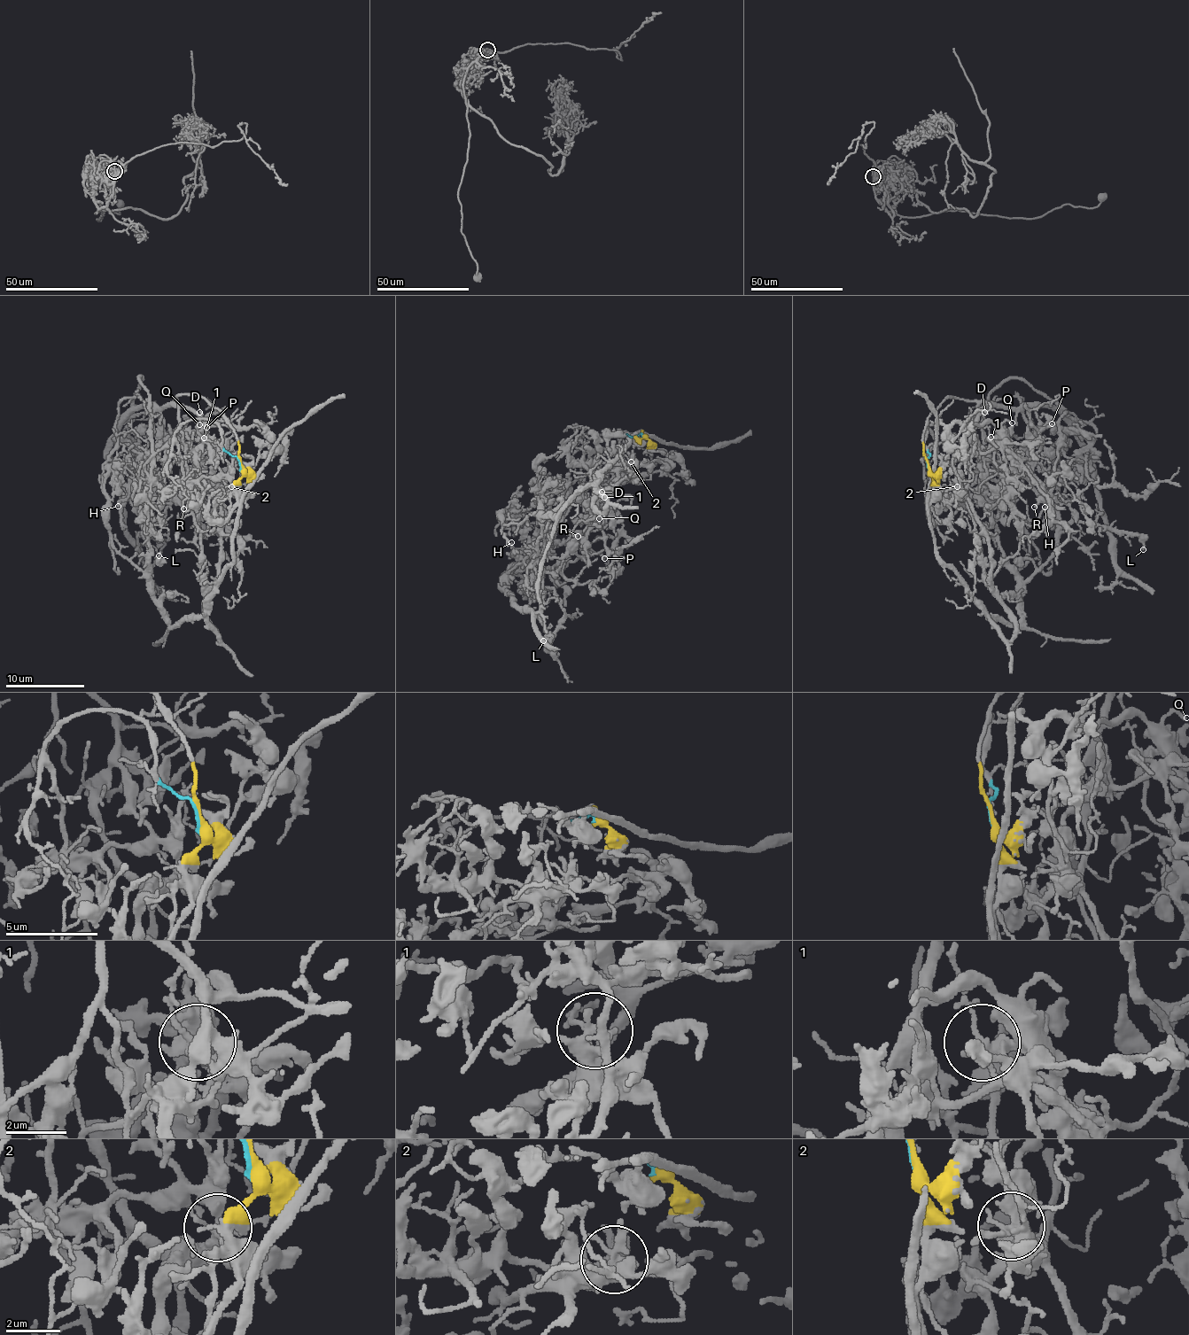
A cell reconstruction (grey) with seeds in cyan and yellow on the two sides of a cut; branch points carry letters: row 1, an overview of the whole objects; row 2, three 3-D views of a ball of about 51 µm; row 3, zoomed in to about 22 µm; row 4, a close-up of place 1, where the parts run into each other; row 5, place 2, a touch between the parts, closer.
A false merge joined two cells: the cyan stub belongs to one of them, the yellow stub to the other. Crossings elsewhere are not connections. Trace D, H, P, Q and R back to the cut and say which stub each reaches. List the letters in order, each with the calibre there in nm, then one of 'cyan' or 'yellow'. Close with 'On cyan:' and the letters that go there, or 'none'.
D: 150 nm thick; cyan
H: 240 nm thick; yellow
P: 180 nm thick; yellow
Q: 170 nm thick; yellow
R: 200 nm thick; yellow
On cyan: D

